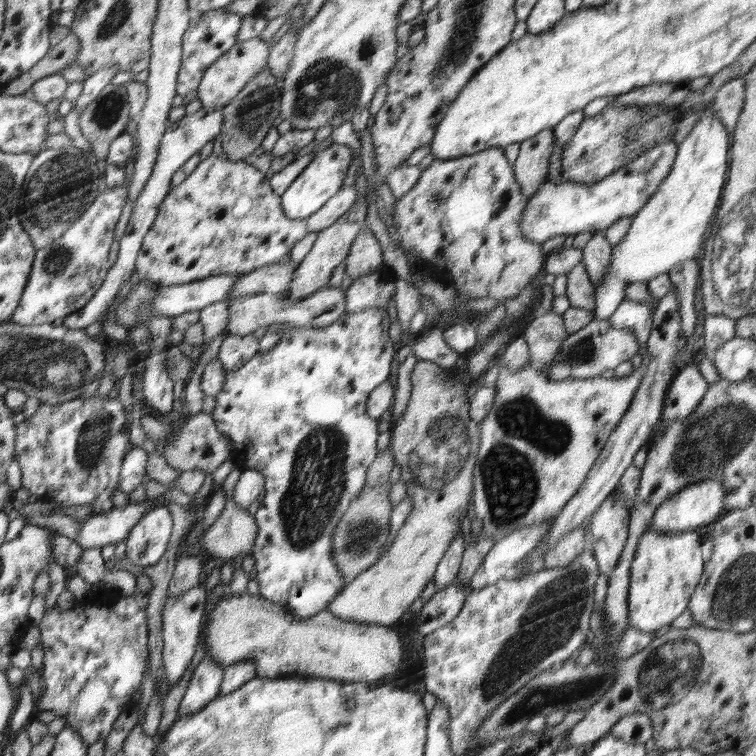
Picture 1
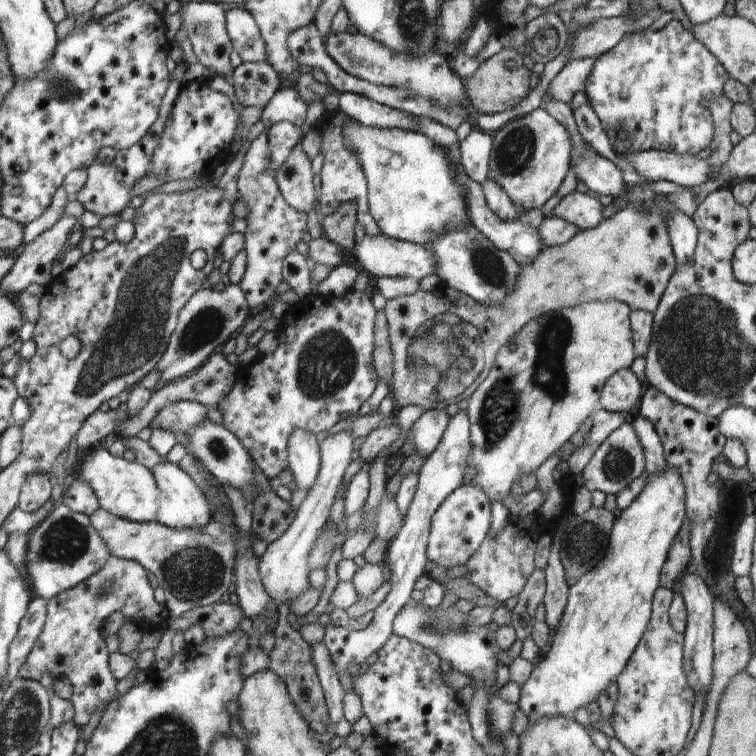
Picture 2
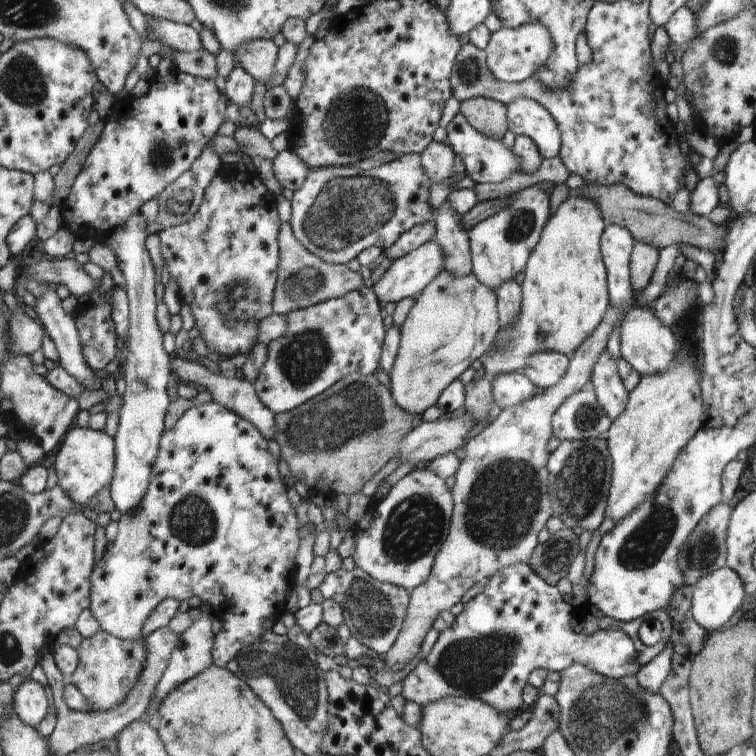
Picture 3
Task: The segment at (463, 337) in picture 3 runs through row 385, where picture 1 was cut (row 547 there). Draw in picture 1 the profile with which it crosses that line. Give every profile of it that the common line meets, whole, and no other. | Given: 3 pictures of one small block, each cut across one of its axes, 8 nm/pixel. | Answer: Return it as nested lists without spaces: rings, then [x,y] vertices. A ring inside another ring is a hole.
[[[418,360],[414,366],[410,381],[412,381],[412,396],[402,418],[393,422],[390,450],[395,454],[396,464],[401,468],[401,480],[407,489],[407,498],[412,501],[412,510],[404,521],[396,536],[396,541],[382,558],[366,572],[359,574],[354,581],[346,584],[327,609],[336,617],[345,621],[356,621],[370,625],[388,626],[394,624],[406,610],[412,606],[416,598],[424,592],[424,586],[435,576],[439,562],[450,548],[456,534],[462,528],[466,510],[470,510],[470,494],[475,484],[460,482],[460,474],[468,474],[474,470],[478,448],[480,448],[480,426],[470,419],[471,398],[467,398],[468,390],[476,380],[466,384],[450,367],[440,367],[430,360]]]

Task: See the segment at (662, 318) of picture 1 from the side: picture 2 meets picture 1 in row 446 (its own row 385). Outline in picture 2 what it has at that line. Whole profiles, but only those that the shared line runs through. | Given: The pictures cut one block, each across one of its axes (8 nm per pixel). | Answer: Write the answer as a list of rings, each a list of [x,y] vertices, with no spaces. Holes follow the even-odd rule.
[[[630,368],[616,371],[604,383],[598,402],[599,407],[611,413],[636,412],[636,402],[642,396],[643,380]]]

